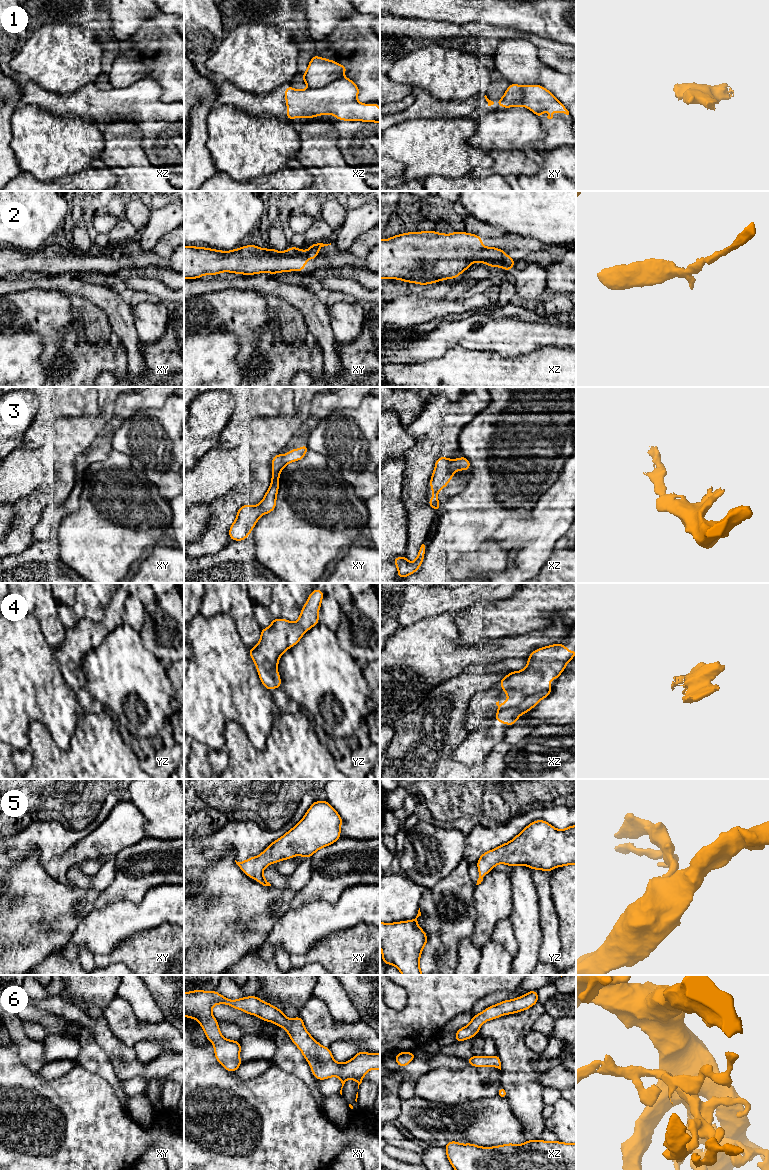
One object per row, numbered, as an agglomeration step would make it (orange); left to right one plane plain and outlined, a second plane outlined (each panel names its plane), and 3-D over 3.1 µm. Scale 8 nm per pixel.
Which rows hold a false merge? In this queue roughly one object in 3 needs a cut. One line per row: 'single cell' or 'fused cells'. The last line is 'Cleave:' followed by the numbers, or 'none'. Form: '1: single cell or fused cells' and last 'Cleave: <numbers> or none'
1: fused cells
2: fused cells
3: single cell
4: fused cells
5: single cell
6: single cell
Cleave: 1, 2, 4

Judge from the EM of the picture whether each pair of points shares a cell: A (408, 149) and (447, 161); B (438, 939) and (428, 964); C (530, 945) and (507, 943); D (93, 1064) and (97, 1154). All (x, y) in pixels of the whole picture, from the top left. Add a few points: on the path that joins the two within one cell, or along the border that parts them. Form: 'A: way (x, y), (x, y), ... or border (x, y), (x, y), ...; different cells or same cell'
A: way (418, 149), (435, 149), (437, 151); same cell
B: way (438, 945), (438, 952), (433, 958); same cell
C: border (511, 922), (518, 943), (518, 952), (514, 957); different cells
D: border (76, 1063), (100, 1075), (111, 1087); different cells

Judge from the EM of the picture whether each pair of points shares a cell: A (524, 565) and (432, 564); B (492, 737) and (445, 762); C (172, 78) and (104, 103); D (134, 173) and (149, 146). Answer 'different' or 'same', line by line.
A: different
B: different
C: different
D: different

